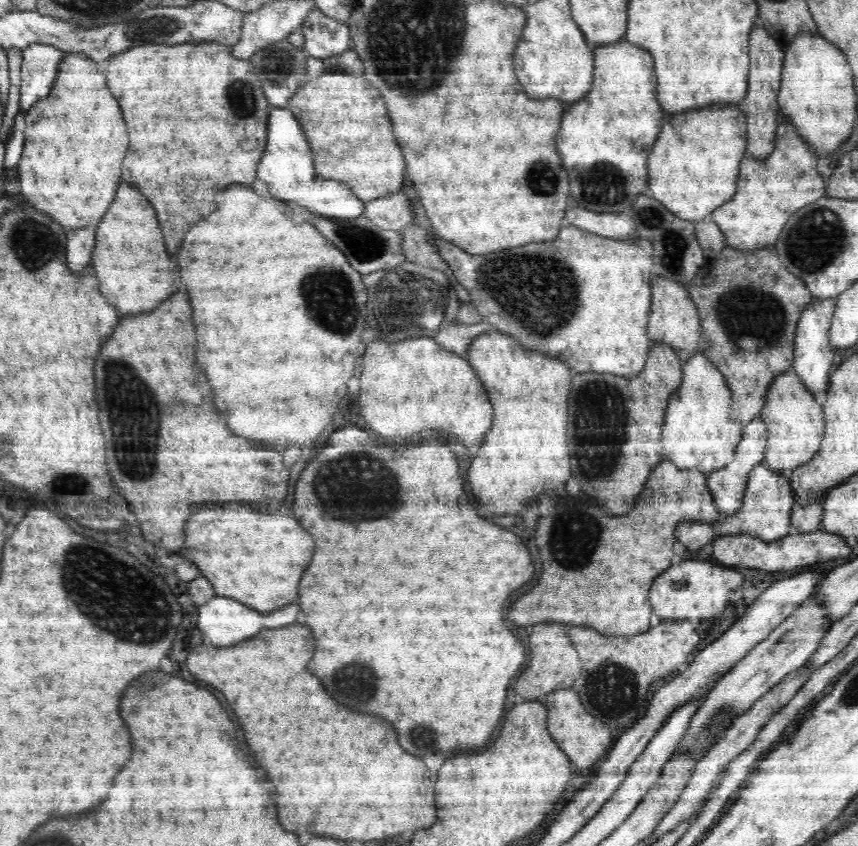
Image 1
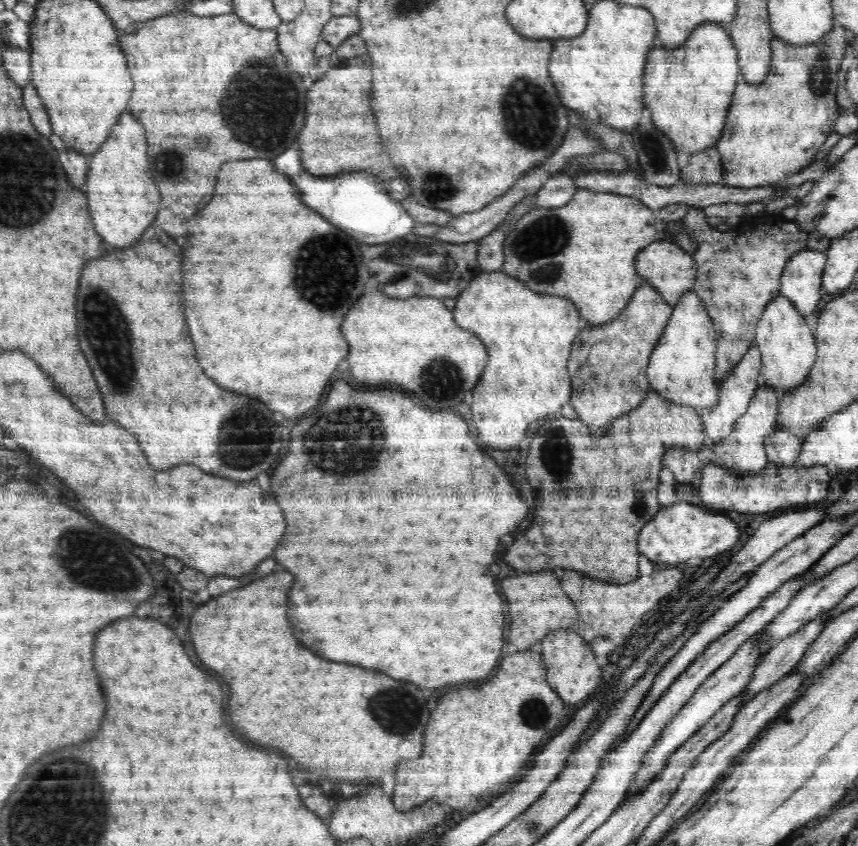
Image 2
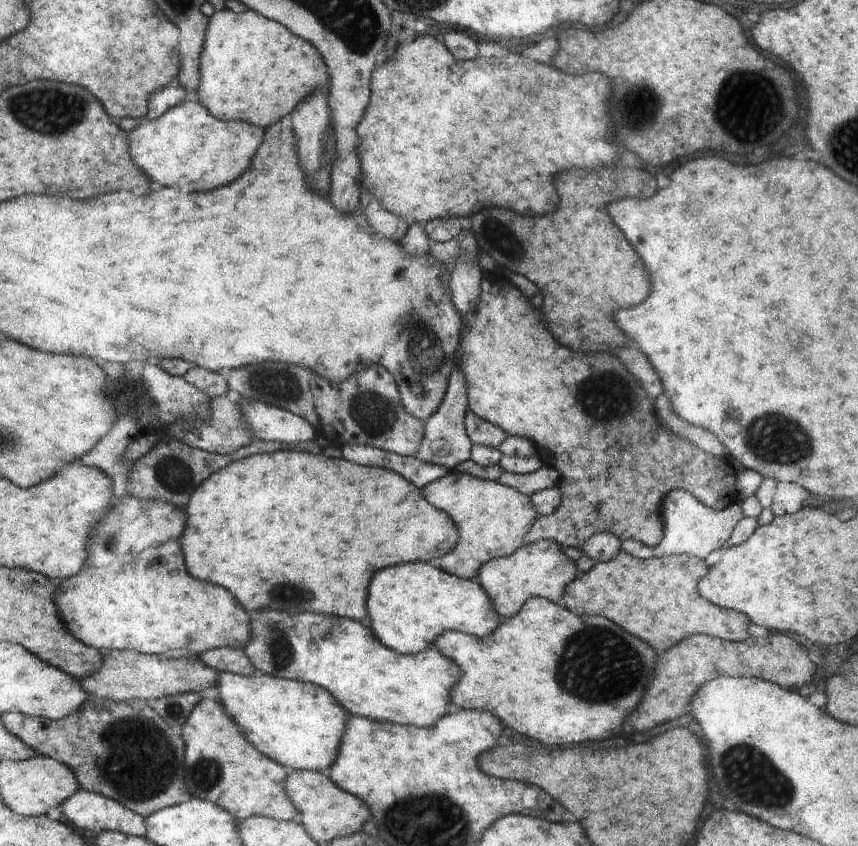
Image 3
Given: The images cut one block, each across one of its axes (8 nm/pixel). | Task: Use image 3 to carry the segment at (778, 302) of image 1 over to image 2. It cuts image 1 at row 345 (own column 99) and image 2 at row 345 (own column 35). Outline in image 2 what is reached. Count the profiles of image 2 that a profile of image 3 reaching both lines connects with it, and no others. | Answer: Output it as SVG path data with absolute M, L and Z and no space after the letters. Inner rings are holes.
M780 222L780 224L772 224L768 228L762 228L762 236L760 236L760 228L758 234L750 234L750 230L743 226L736 234L734 242L744 248L744 262L750 260L752 264L752 276L744 274L736 274L736 278L696 278L696 293L703 300L704 307L707 308L708 314L711 316L714 328L716 329L716 364L715 377L718 383L722 378L729 375L737 361L744 356L749 349L749 345L754 344L755 330L760 315L765 309L765 305L775 297L781 287L781 277L784 274L785 264L793 253L800 249L807 248L808 233L804 231L802 225L794 222Z

